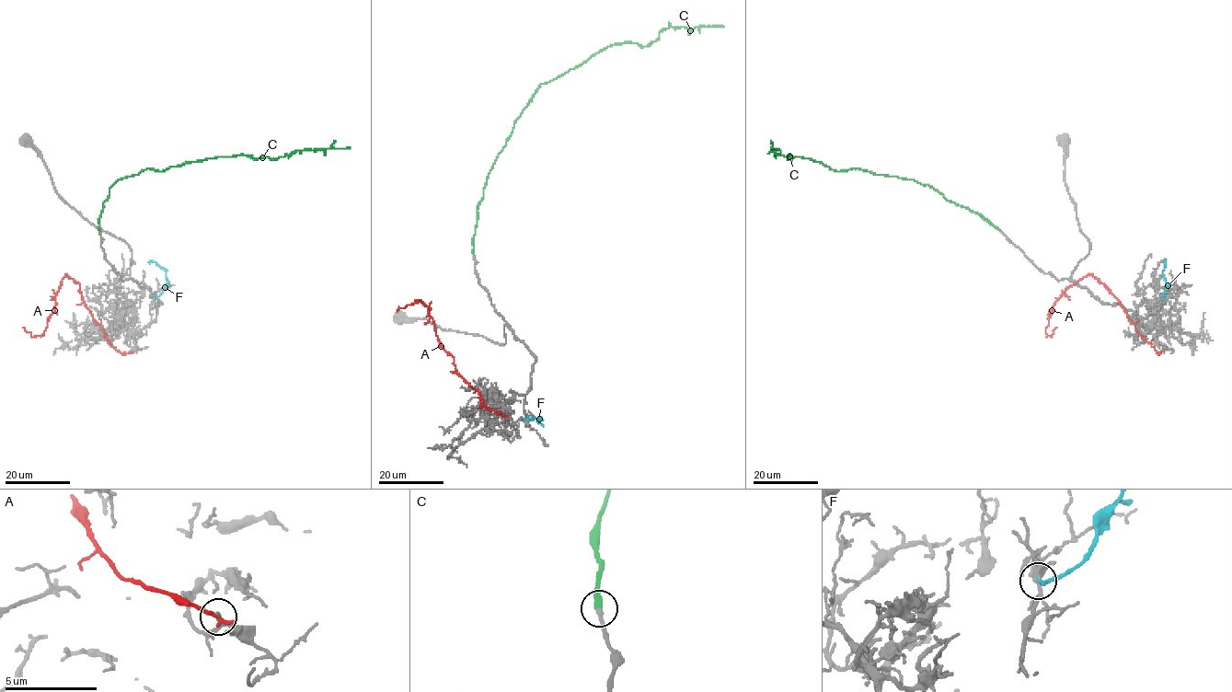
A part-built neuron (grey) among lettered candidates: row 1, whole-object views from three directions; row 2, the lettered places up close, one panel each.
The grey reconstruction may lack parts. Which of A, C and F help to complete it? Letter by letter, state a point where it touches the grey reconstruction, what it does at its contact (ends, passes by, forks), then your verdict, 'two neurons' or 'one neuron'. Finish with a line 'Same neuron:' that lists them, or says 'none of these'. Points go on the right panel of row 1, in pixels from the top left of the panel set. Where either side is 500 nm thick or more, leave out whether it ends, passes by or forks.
A: (1161, 351) | it ends | two neurons
C: (999, 229) | it ends | one neuron
F: (1166, 298) | it ends | two neurons
Same neuron: C

